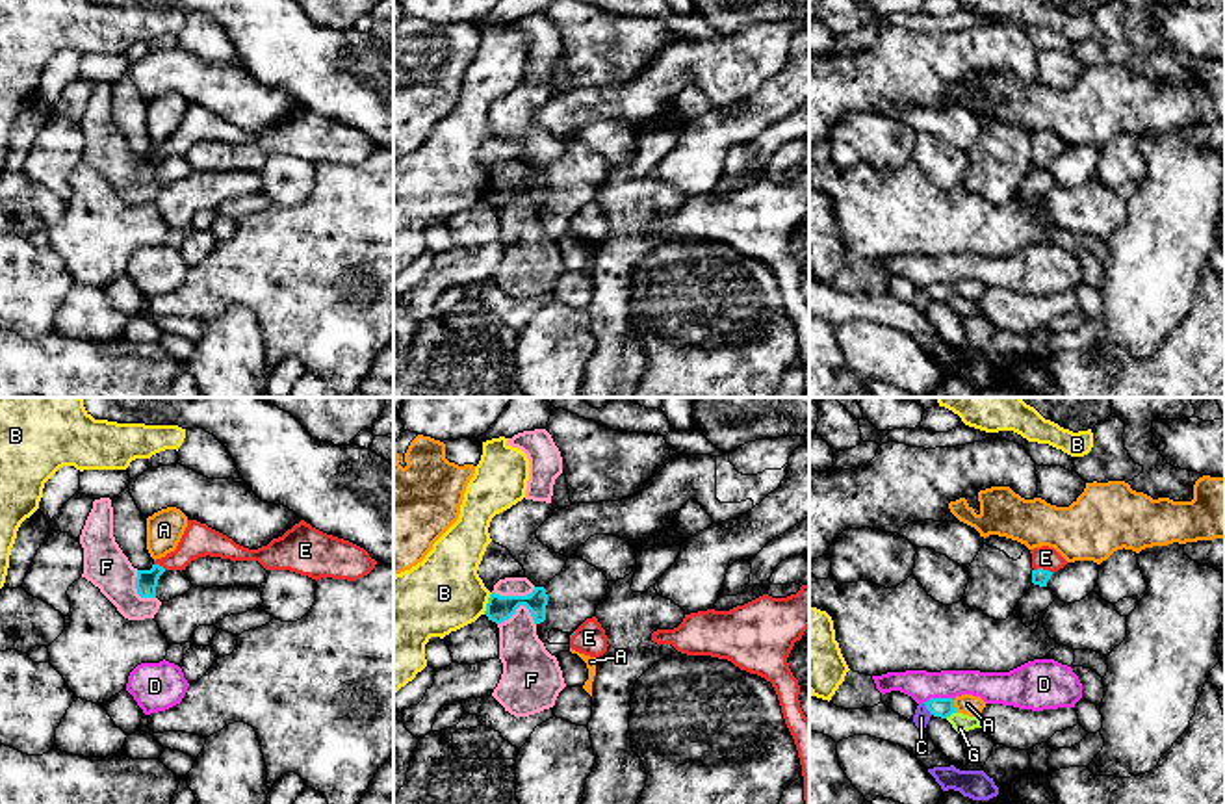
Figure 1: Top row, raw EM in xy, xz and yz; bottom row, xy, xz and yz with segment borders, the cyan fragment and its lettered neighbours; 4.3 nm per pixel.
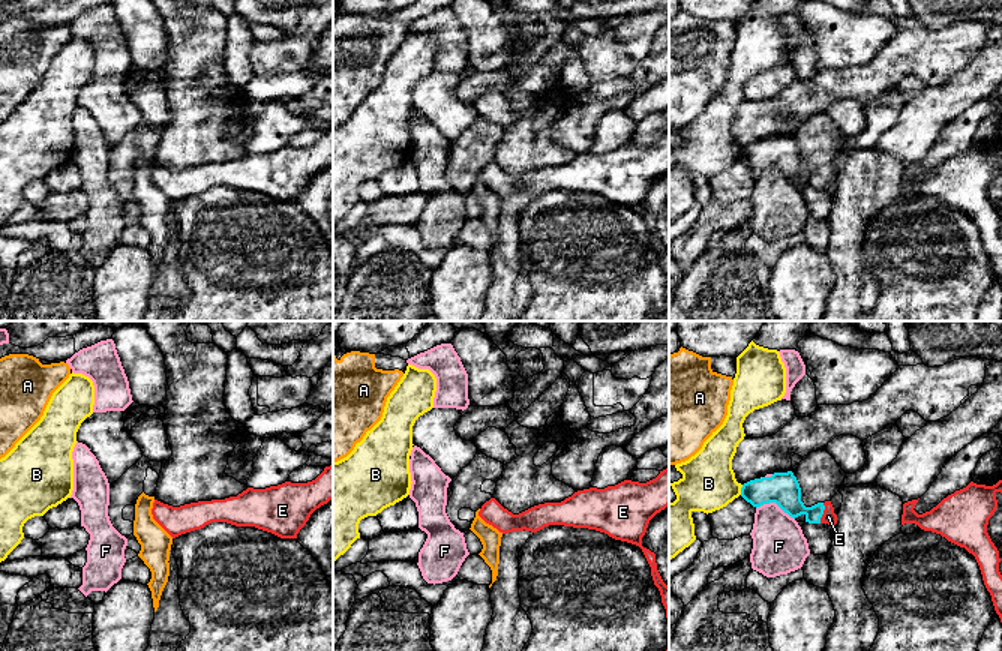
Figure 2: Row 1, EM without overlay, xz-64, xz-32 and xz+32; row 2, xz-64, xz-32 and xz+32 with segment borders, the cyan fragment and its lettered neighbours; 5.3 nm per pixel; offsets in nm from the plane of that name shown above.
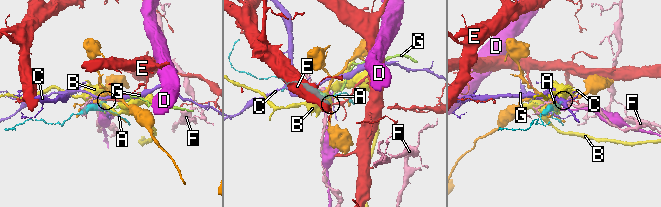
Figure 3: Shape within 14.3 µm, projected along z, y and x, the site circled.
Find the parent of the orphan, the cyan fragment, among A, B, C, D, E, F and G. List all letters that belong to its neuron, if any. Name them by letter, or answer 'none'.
E

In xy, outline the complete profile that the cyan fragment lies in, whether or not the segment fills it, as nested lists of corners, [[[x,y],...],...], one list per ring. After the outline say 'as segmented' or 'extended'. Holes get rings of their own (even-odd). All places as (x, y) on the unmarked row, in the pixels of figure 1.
[[[187,104],[176,134],[156,143],[150,154],[137,154],[137,178],[156,182],[158,163],[165,154],[186,154],[191,145],[206,139],[258,145],[265,154],[290,154],[316,165],[321,162],[356,165],[377,149],[364,132],[327,119],[304,104],[258,134],[243,132],[206,108]]]; extended

